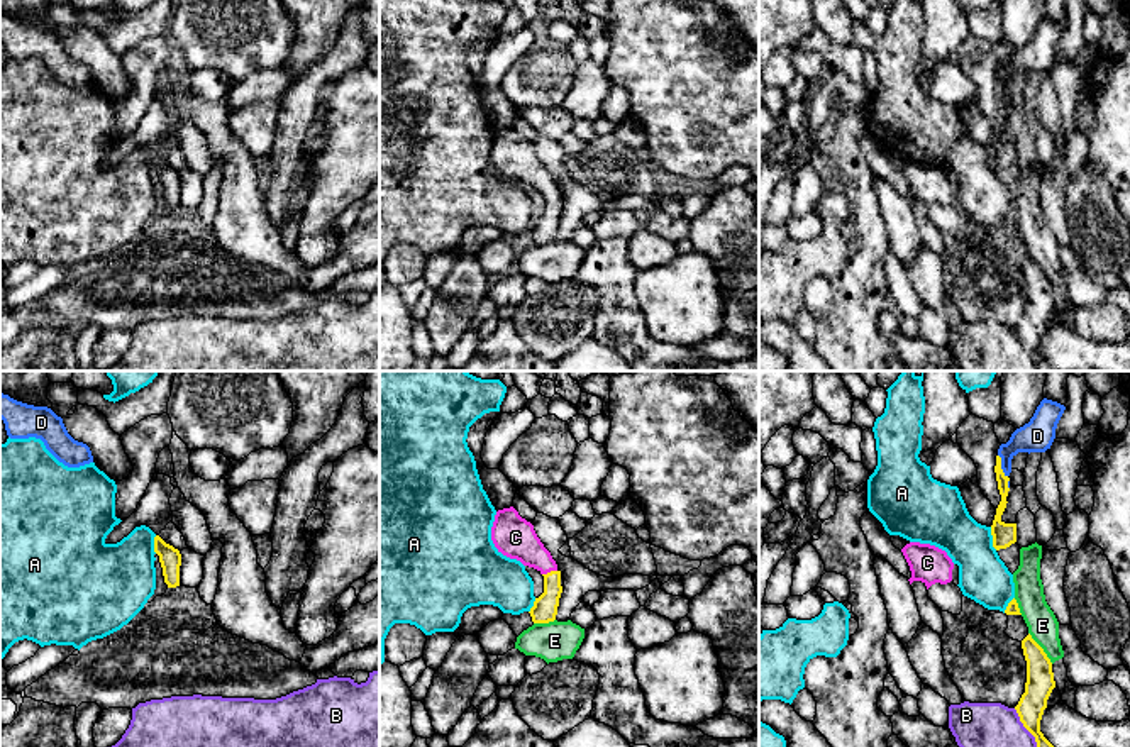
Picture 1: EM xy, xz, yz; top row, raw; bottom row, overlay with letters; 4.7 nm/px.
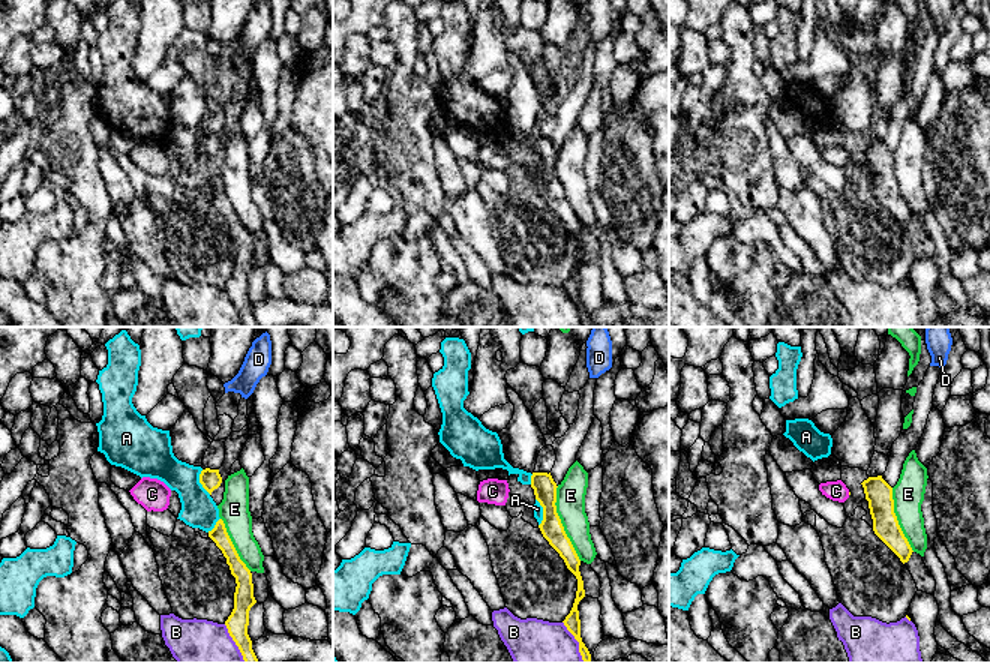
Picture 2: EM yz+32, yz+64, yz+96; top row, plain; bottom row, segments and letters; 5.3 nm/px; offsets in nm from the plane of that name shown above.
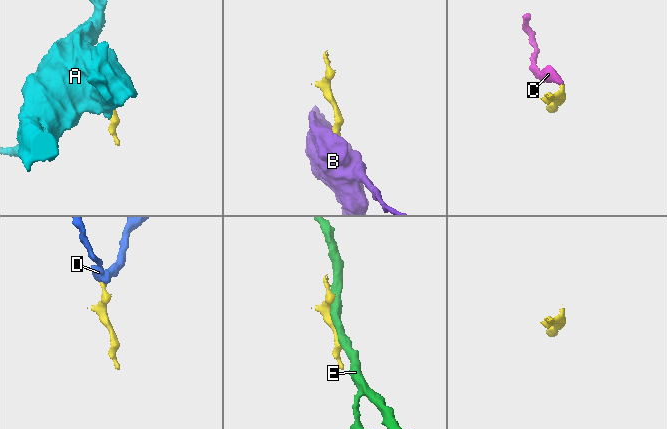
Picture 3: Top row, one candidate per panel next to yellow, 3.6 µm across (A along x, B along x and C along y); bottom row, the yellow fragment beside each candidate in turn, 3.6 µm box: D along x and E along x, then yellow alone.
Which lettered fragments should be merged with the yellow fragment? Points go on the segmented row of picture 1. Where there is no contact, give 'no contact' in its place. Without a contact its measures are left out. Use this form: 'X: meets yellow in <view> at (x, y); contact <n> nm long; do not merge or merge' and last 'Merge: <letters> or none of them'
A: meets yellow in yz at (993, 539); contact 120 nm long; do not merge
B: meets yellow in yz at (1024, 725); contact 220 nm long; do not merge
C: meets yellow in xz at (551, 571); contact 80 nm long; merge
D: meets yellow in yz at (1000, 466); contact 120 nm long; merge
E: meets yellow in yz at (1041, 647); contact 190 nm long; do not merge
Merge: C, D

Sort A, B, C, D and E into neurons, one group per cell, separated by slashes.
A / B / C D / E

